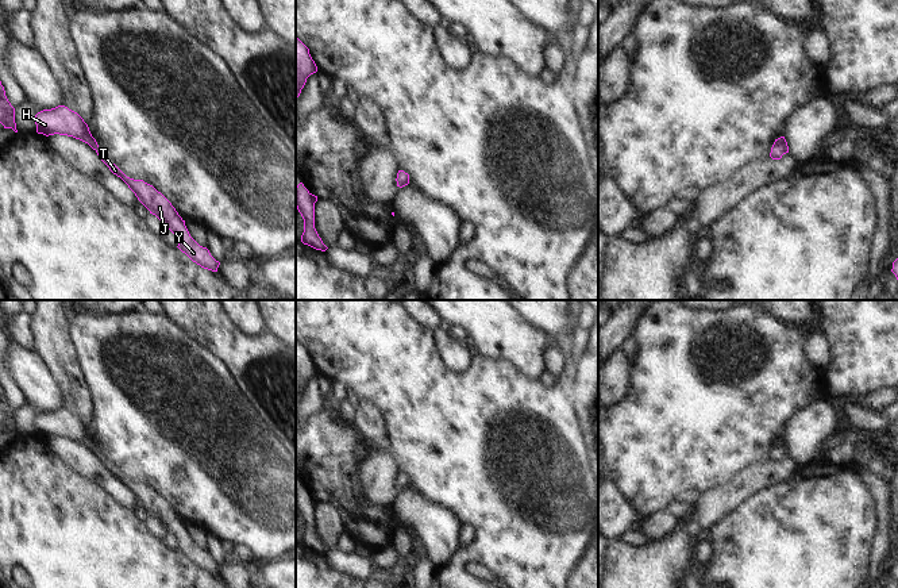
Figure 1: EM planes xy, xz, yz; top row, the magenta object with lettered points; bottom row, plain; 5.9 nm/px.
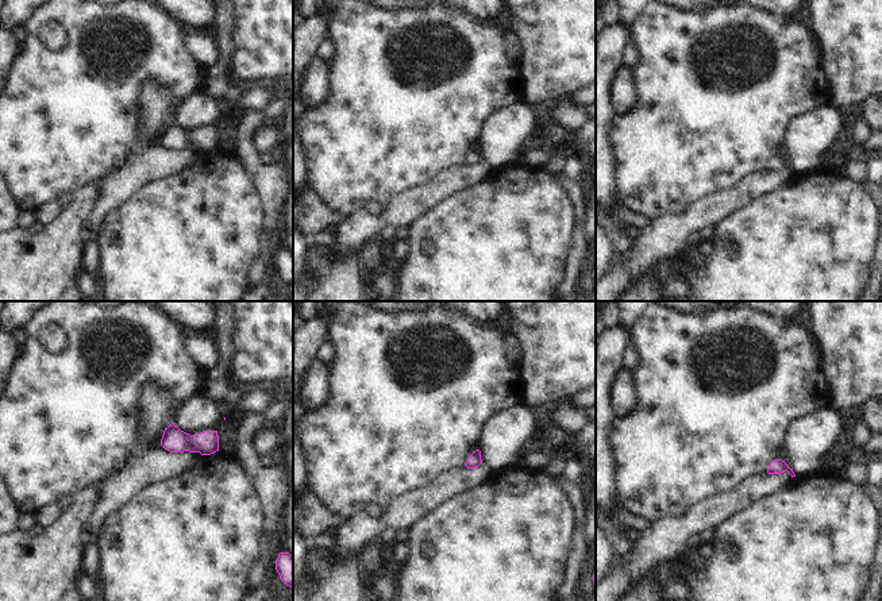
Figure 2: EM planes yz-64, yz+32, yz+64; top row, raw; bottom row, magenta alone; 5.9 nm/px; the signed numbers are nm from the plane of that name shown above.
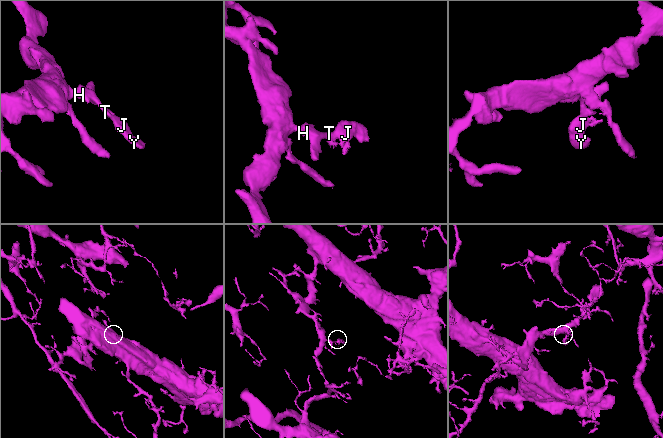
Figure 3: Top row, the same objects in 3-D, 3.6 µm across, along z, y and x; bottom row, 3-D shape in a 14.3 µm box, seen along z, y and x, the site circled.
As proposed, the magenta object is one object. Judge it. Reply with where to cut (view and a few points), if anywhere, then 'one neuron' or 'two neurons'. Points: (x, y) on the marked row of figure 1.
no cut | one neuron

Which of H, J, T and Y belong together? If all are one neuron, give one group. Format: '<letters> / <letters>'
H J T Y

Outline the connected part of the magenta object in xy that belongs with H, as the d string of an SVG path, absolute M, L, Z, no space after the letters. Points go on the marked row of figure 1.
M58 105L51 109L43 109L35 115L36 132L46 137L59 134L73 137L88 143L99 155L99 158L109 168L109 170L120 177L128 188L135 193L138 200L165 223L178 243L178 249L185 253L193 262L204 269L217 272L220 265L207 247L200 246L189 234L185 220L178 215L171 203L158 192L153 185L143 180L134 180L127 177L115 164L109 162L92 137L88 124L74 111L65 105Z

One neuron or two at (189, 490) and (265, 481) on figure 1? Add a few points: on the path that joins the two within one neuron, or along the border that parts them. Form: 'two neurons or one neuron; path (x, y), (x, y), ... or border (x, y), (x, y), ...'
one neuron; path (208, 491), (241, 491), (246, 485)

